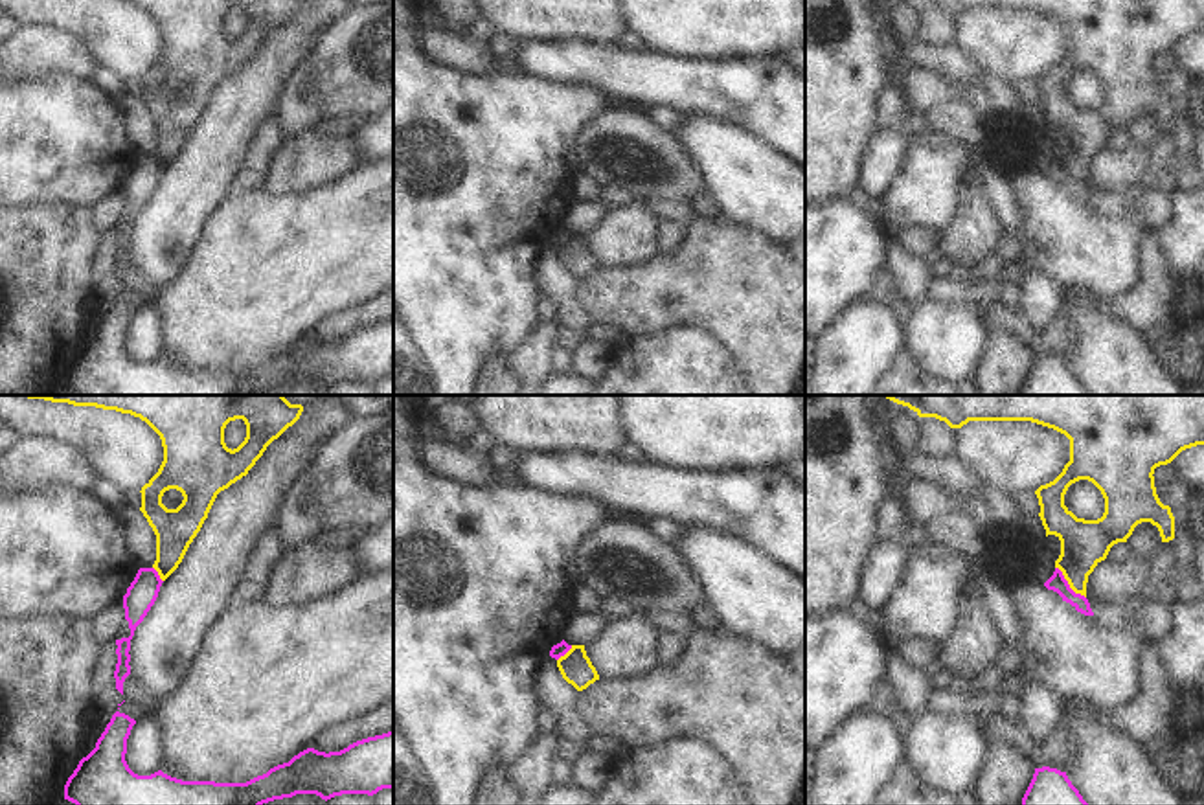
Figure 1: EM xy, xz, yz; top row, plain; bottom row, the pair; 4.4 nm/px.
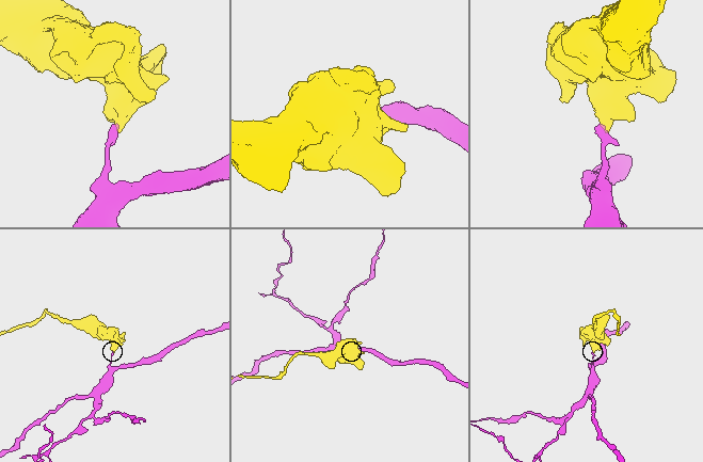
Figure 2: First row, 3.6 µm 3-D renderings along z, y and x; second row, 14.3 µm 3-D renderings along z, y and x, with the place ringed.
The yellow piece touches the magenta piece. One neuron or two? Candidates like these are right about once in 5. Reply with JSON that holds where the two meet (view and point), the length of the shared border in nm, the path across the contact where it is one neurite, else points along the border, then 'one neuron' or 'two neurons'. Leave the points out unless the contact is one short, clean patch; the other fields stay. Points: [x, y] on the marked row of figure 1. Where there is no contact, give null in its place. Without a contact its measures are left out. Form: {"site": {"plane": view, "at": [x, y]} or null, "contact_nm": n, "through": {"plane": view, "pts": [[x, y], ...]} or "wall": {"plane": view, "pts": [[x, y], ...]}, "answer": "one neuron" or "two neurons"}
{"site": {"plane": "yz", "at": [1068, 583]}, "contact_nm": 190, "wall": {"plane": "yz", "pts": [[1056, 566], [1067, 583], [1085, 598]]}, "answer": "two neurons"}

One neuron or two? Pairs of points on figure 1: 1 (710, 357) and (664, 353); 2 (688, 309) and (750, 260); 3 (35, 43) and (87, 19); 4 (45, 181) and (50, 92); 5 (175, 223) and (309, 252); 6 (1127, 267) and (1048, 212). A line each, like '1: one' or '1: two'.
1: one
2: one
3: two
4: one
5: two
6: one

